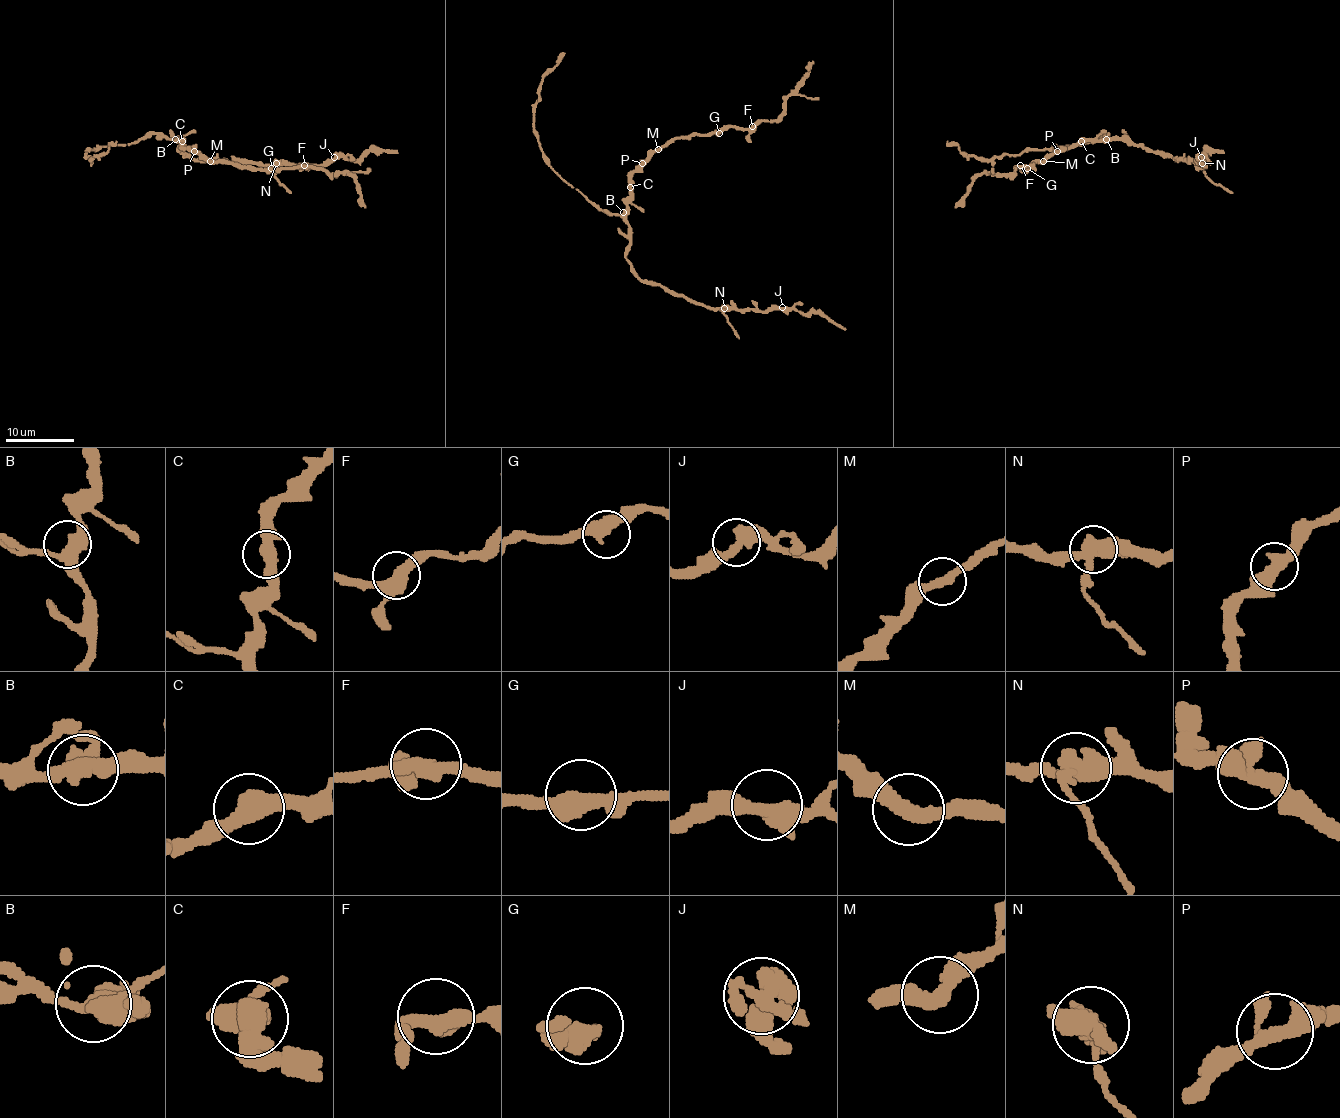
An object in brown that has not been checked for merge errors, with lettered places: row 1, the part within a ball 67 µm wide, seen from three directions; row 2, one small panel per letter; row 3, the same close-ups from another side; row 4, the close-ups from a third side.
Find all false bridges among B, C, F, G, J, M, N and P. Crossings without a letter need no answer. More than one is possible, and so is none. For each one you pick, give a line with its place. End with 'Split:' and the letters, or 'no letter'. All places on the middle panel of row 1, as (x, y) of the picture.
N: at (724, 308)
Split: N

